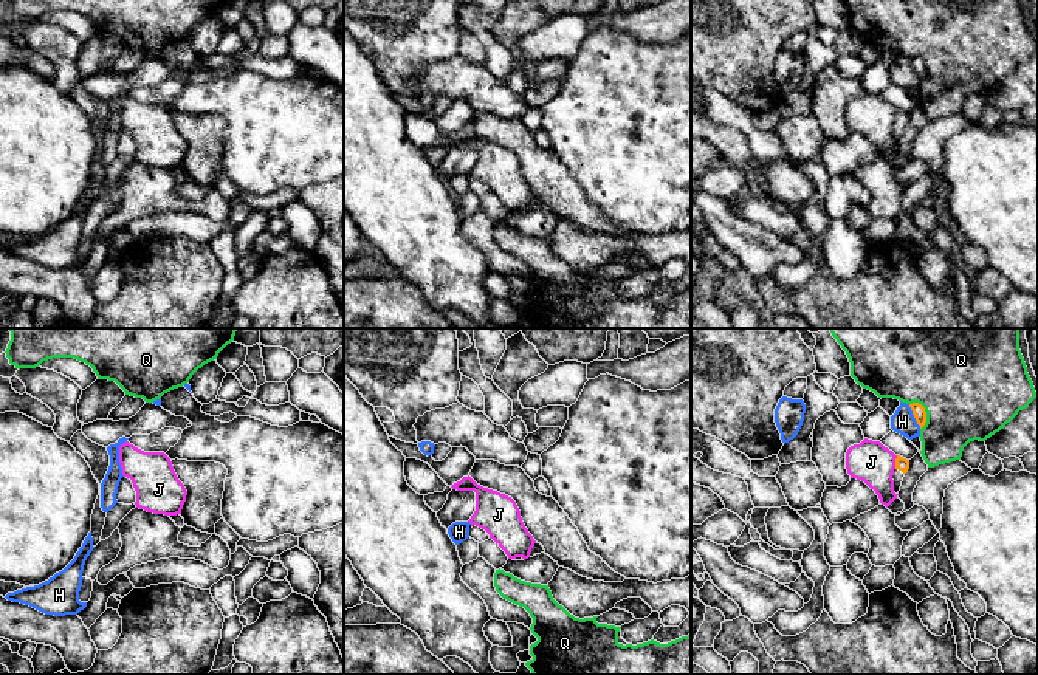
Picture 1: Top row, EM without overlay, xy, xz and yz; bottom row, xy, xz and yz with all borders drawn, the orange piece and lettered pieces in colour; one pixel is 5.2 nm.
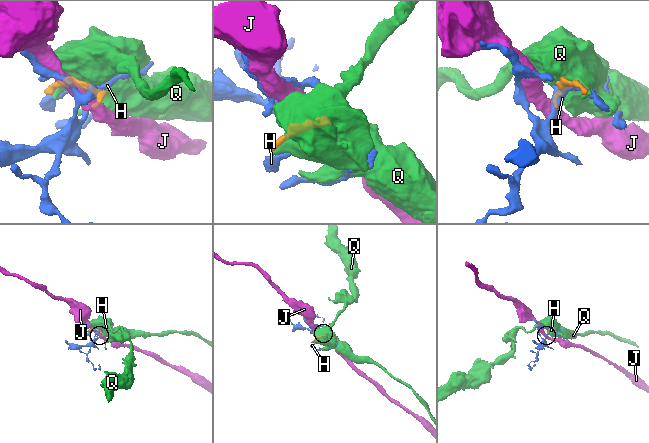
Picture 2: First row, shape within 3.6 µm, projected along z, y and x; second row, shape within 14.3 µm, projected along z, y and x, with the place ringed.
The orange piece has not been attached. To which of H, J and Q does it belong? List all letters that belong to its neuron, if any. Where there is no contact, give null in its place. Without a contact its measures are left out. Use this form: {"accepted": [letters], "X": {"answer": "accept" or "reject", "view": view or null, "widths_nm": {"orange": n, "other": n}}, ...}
{"accepted": [], "H": {"answer": "reject", "view": "yz", "widths_nm": {"orange": 70, "other": 120}}, "J": {"answer": "reject", "view": "yz", "widths_nm": {"orange": 70, "other": 220}}, "Q": {"answer": "reject", "view": "yz", "widths_nm": {"orange": 70, "other": 480}}}

